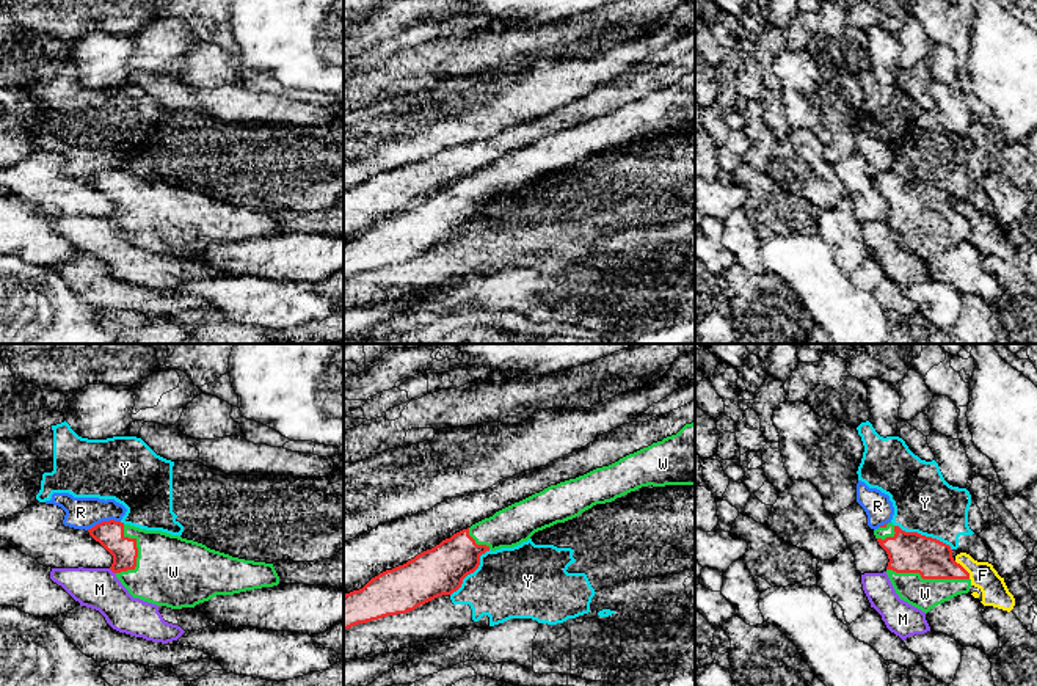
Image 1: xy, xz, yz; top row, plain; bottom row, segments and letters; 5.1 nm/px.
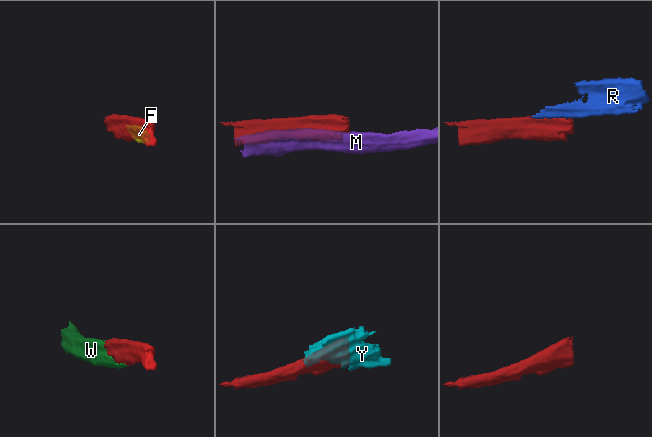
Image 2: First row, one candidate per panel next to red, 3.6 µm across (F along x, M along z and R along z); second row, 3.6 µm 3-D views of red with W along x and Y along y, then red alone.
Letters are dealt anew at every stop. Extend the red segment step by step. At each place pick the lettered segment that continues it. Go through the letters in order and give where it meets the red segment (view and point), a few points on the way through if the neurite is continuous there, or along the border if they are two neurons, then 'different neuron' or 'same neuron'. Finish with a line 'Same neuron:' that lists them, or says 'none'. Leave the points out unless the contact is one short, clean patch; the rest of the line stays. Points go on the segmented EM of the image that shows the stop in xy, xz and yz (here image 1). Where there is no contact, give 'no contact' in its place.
F: yz (964, 569) | different neuron
M: xy (112, 570) | different neuron
R: xy (102, 521) | different neuron
W: yz (927, 578) | same neuron
Y: yz (924, 536) | different neuron
Same neuron: W

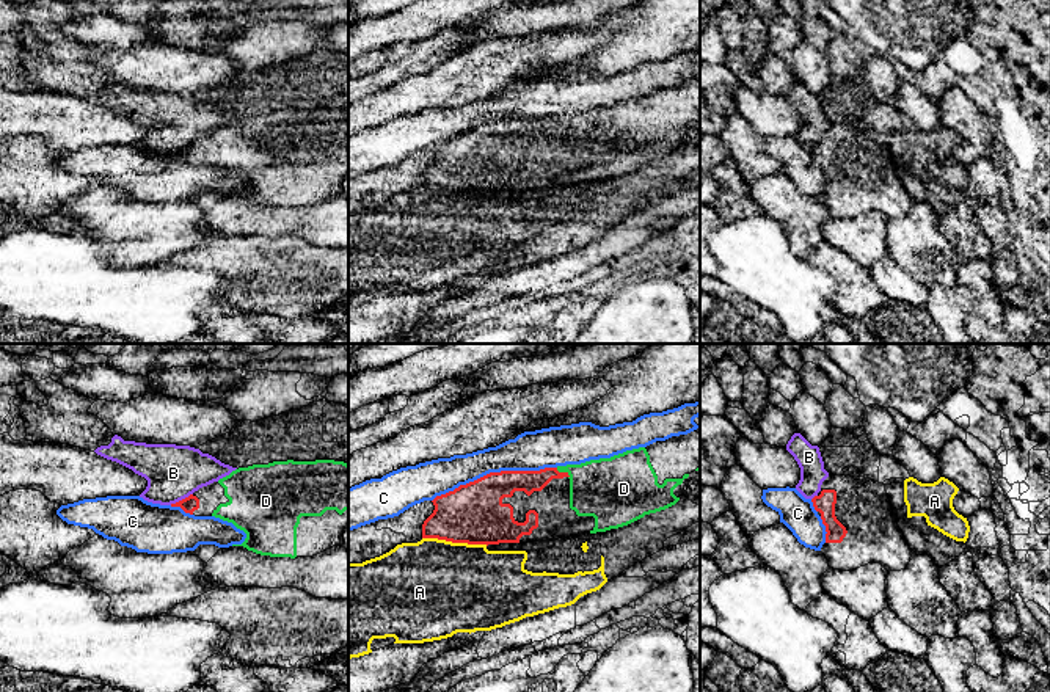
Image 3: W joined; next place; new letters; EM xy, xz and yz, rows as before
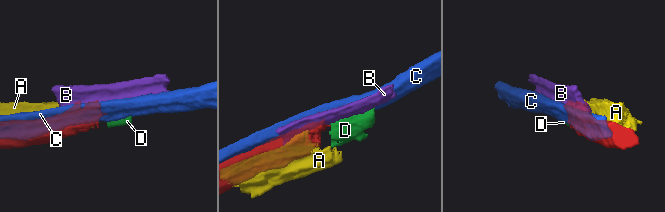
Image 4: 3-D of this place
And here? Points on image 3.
A: xz (455, 542) | different neuron
B: xy (182, 499) | different neuron
C: xz (493, 473) | different neuron
D: xz (564, 473) | across xz (517, 480), (564, 473), (609, 490) | same neuron
Same neuron: D

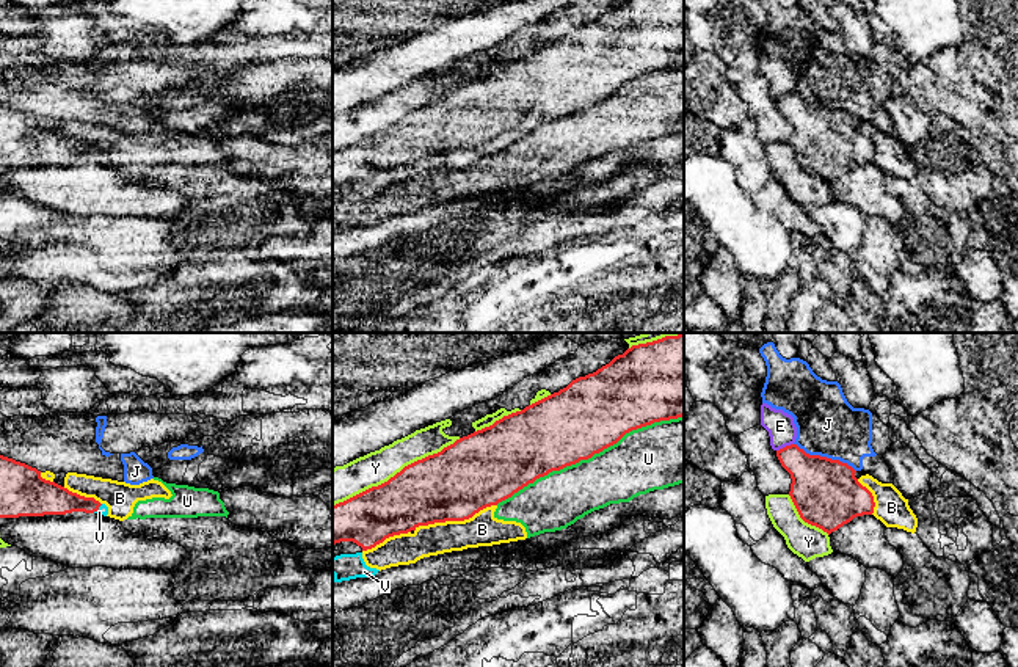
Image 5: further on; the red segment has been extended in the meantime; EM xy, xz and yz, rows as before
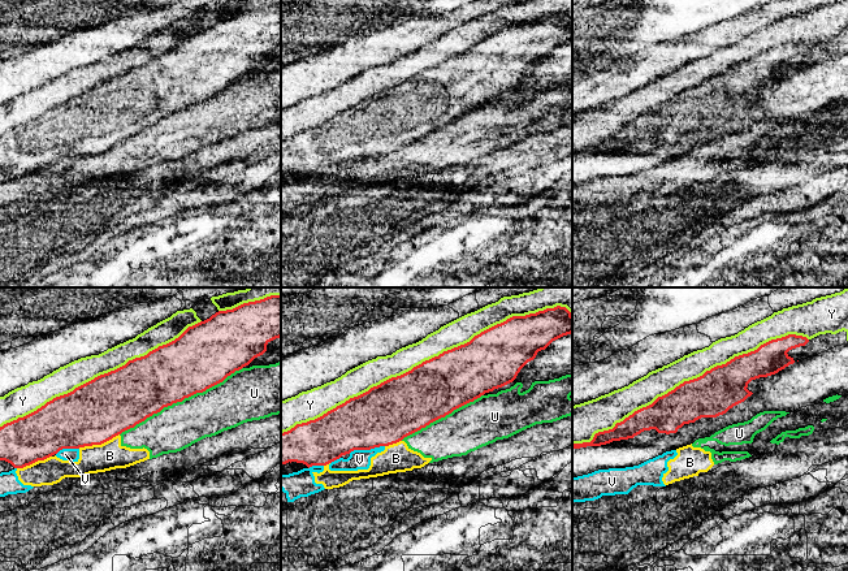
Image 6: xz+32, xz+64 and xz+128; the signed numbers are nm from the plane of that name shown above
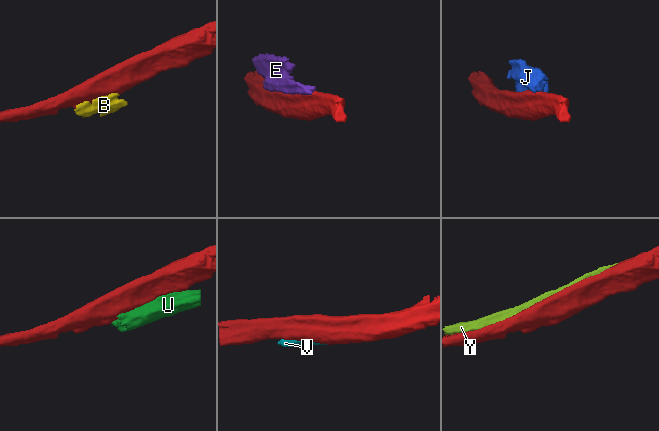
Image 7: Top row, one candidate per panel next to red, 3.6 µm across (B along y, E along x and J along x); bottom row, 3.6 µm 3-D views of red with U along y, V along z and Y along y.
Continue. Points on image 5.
B: xz (455, 520) | different neuron
E: yz (786, 446) | different neuron
J: yz (825, 457) | different neuron
U: xz (588, 457) | different neuron
V: xy (98, 509) | along xy (102, 504), (93, 512) | different neuron
Y: xz (397, 473) | different neuron
Same neuron: none

